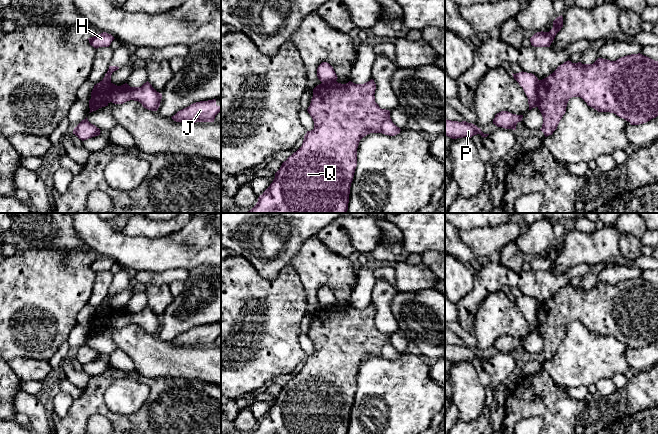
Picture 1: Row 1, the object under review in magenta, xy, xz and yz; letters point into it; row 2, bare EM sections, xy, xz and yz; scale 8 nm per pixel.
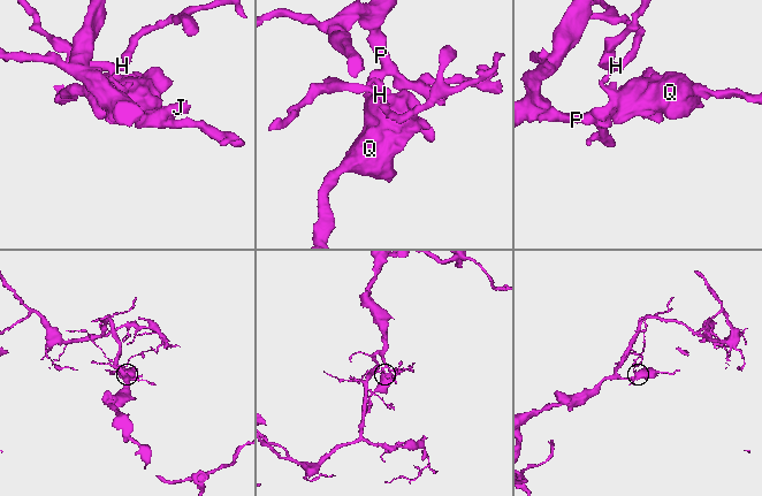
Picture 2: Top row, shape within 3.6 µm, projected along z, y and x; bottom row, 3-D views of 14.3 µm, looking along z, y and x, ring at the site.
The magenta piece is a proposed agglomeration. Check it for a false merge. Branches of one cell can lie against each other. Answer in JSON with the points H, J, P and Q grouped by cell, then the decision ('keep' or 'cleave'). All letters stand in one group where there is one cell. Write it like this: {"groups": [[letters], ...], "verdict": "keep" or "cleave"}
{"groups": [["H", "J", "P"], ["Q"]], "verdict": "cleave"}

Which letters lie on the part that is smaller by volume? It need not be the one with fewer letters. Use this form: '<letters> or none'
Q

